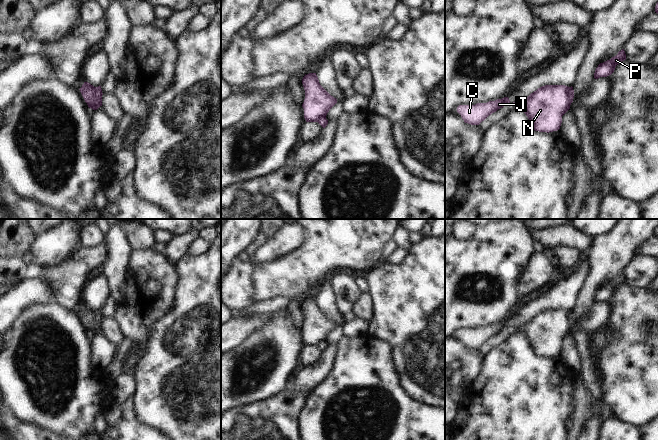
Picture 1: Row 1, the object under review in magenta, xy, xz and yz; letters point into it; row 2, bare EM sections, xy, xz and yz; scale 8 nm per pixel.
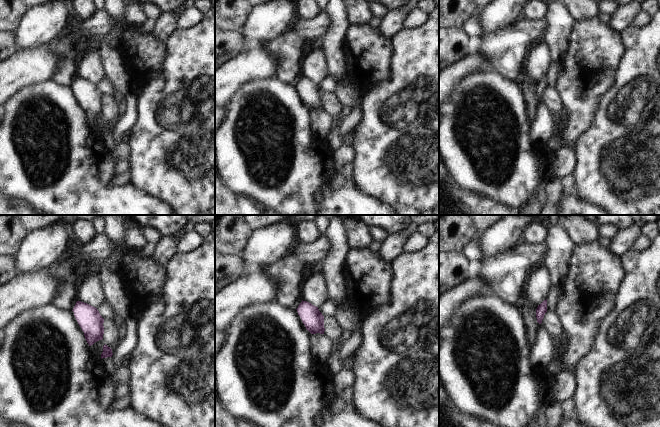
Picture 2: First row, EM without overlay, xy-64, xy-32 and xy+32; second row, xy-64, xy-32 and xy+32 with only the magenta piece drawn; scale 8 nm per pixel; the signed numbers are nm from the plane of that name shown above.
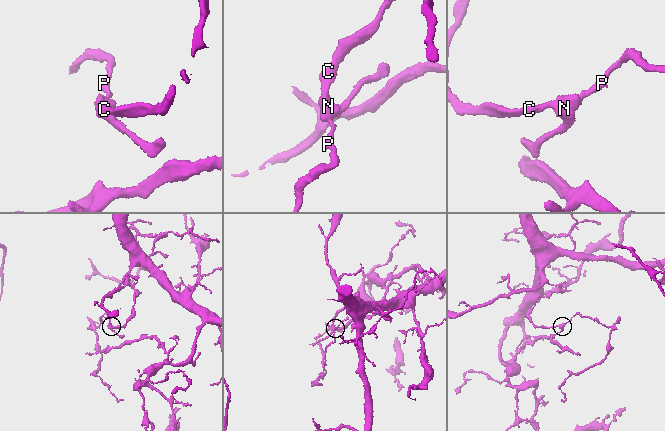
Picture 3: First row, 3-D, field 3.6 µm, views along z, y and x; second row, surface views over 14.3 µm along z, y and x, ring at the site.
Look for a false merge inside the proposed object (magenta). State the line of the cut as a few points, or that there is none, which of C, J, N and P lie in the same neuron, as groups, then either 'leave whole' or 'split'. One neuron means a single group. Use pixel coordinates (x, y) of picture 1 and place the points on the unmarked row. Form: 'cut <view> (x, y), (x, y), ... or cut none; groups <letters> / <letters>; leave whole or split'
cut xy (94, 311), (96, 322), (99, 325); groups C J N / P; split

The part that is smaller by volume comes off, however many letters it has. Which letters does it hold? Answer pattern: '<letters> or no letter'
P.

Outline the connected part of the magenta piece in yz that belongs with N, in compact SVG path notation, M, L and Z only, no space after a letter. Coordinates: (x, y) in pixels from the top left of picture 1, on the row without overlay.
M565 309L542 310L513 328L524 335L535 355L547 357L560 353L562 340L571 329Z

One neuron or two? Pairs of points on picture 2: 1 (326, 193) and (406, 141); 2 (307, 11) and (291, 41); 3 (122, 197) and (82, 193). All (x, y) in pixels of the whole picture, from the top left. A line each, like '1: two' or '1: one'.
1: two
2: two
3: one

